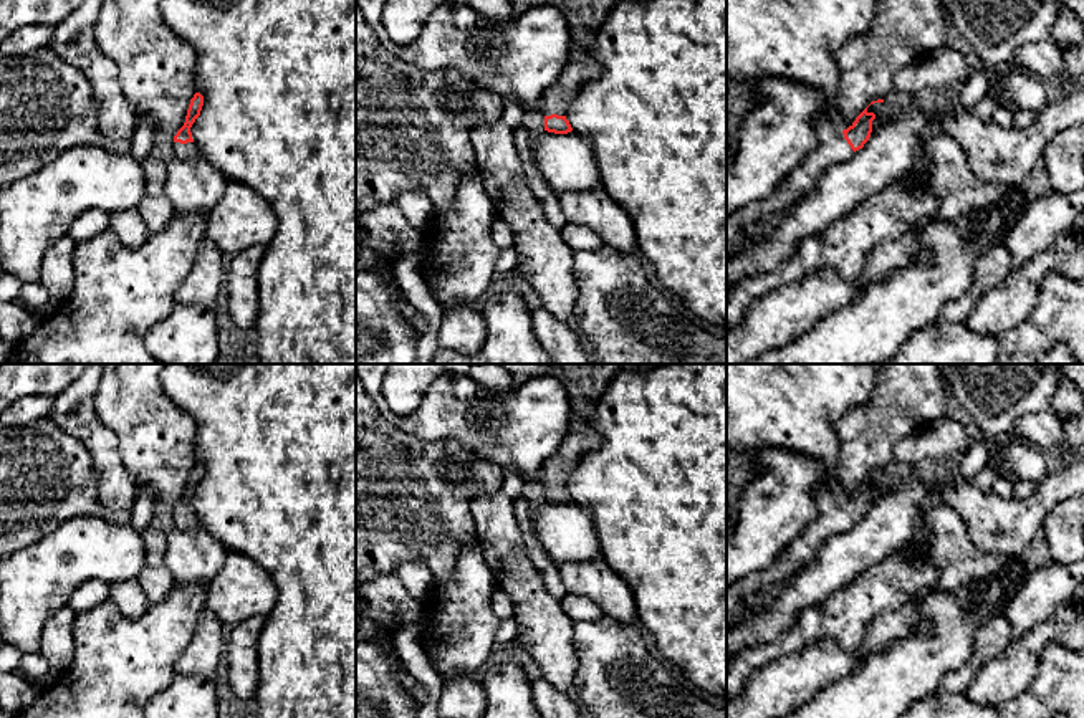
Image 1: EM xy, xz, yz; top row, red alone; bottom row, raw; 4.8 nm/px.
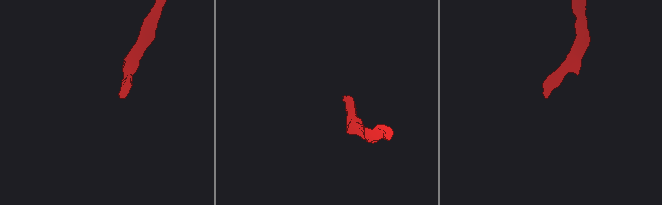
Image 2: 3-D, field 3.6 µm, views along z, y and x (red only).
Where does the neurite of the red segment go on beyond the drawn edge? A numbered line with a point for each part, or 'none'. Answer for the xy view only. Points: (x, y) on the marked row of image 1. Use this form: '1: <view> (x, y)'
1: xy (184, 151)

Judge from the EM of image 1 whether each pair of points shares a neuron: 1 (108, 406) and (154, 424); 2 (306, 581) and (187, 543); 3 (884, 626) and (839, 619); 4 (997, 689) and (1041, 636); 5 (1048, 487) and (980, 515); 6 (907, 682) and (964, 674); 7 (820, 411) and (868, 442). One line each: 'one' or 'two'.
1: one
2: two
3: two
4: one
5: one
6: two
7: two

